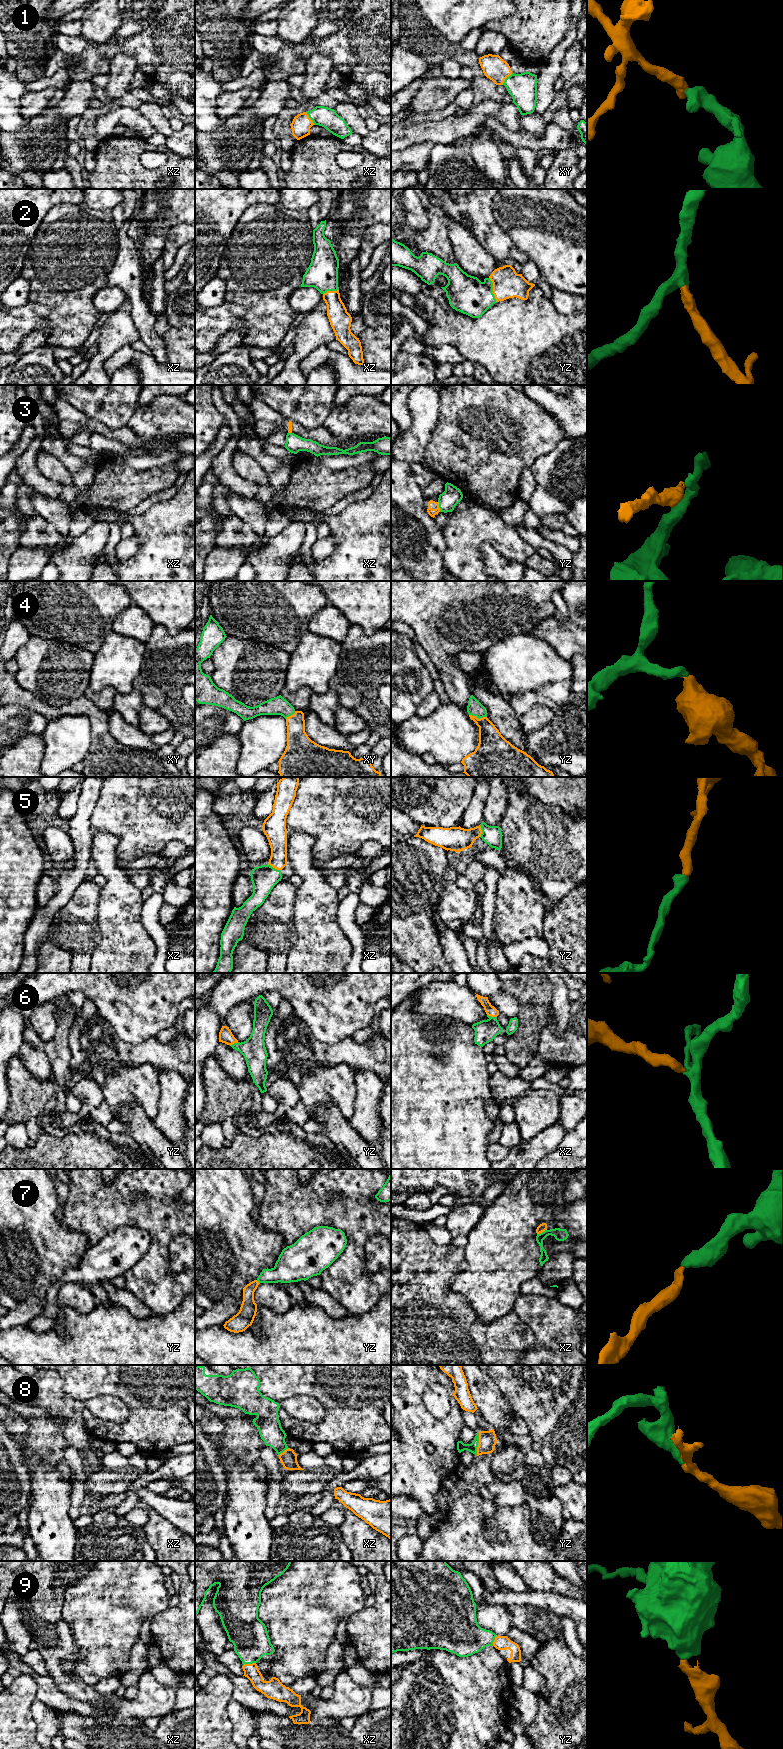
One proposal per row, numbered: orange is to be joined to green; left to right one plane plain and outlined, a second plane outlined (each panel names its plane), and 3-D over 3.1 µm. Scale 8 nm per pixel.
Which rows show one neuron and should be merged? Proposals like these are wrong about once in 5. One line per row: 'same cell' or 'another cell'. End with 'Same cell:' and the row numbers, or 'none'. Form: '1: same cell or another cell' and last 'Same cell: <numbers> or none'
1: same cell
2: same cell
3: another cell
4: same cell
5: same cell
6: same cell
7: same cell
8: same cell
9: same cell
Same cell: 1, 2, 4, 5, 6, 7, 8, 9

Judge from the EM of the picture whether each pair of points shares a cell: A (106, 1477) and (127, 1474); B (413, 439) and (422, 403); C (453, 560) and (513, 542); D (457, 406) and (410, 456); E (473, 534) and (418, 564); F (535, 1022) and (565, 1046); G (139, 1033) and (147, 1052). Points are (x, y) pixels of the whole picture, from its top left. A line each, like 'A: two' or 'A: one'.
A: one
B: one
C: one
D: two
E: two
F: two
G: two

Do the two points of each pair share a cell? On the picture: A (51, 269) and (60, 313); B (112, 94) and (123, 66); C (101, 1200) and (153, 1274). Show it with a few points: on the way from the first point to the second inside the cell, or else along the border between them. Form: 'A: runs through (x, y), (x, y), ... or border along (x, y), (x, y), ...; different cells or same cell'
A: runs through (55, 280), (55, 291), (60, 296), (60, 302); same cell
B: runs through (117, 87), (121, 73); same cell
C: runs through (125, 1204), (128, 1204), (156, 1232), (156, 1250); same cell

